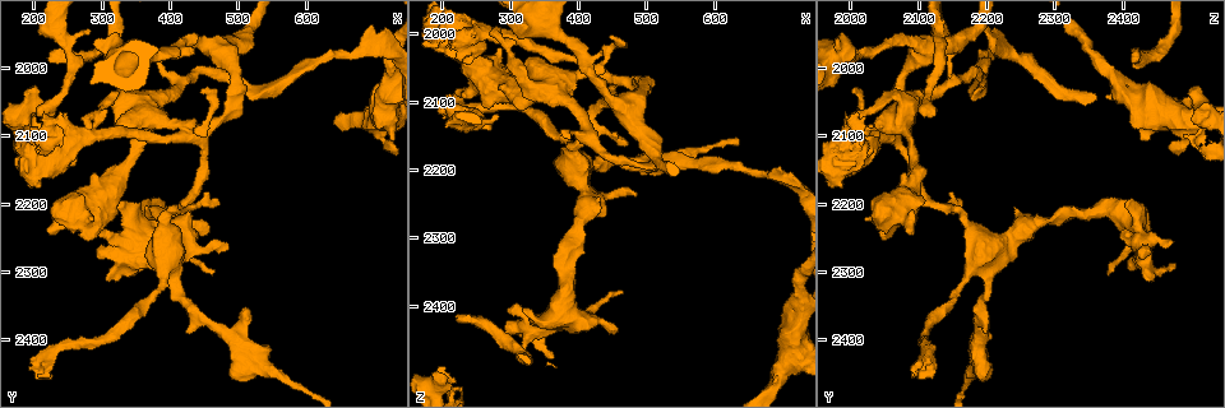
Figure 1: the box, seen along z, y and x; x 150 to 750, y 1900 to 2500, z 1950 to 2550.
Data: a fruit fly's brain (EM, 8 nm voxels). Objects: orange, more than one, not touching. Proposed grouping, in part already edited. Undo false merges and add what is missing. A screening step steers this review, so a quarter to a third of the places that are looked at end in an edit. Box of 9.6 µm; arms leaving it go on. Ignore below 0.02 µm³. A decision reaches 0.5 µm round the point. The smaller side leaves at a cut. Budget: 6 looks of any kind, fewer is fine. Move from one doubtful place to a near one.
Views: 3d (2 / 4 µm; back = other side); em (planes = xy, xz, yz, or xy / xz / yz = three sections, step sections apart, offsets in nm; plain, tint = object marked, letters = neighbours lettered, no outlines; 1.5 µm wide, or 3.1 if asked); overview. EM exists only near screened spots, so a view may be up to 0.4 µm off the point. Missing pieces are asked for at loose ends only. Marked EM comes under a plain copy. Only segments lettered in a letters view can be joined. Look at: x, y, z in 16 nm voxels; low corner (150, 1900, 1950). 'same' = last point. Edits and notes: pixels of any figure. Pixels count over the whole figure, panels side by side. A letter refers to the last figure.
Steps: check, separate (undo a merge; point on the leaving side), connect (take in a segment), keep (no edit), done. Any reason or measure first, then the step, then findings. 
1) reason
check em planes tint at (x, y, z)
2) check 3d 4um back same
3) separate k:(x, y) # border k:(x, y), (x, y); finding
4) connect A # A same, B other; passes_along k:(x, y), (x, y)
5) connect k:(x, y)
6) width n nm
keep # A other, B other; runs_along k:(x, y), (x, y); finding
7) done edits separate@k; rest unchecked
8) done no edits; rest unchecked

tapers out
check em planes letters at (225, 2135, 2520)

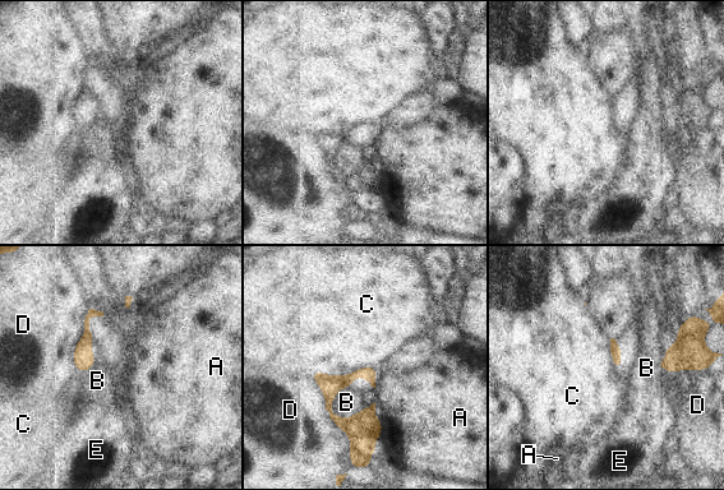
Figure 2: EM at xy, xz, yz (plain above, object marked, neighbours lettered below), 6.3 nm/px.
keep # A other, B other, C other, D other, E other; border 2:(377, 368), (312, 375); none of them fits

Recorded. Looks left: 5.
free end
check 3d 4um at (280, 1950, 2120)

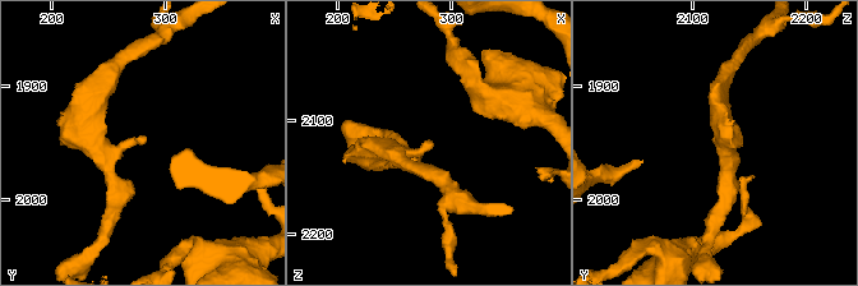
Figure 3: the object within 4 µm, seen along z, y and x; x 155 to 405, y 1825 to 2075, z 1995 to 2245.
now the EM
check em planes letters at (284, 1948, 2122)

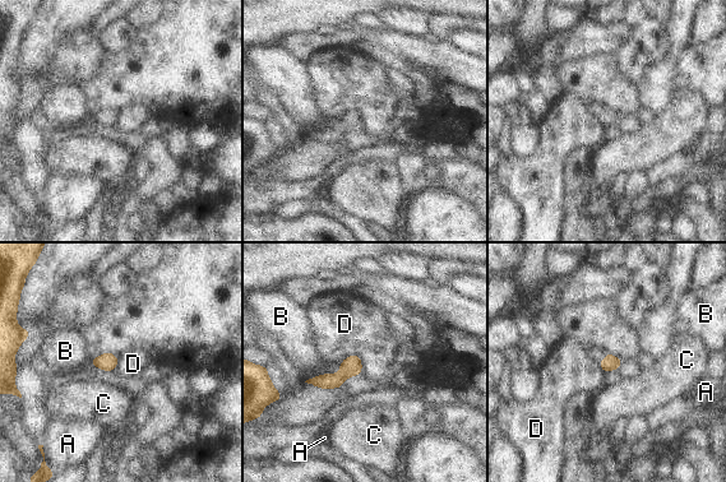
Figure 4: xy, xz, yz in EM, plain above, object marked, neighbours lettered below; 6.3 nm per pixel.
width 100 nm
keep # A other, B other, C other, D other; border 4:(338, 362), (357, 355), (362, 371); none of them fits

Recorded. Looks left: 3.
an open end
check em planes letters at (695, 1940, 2195)

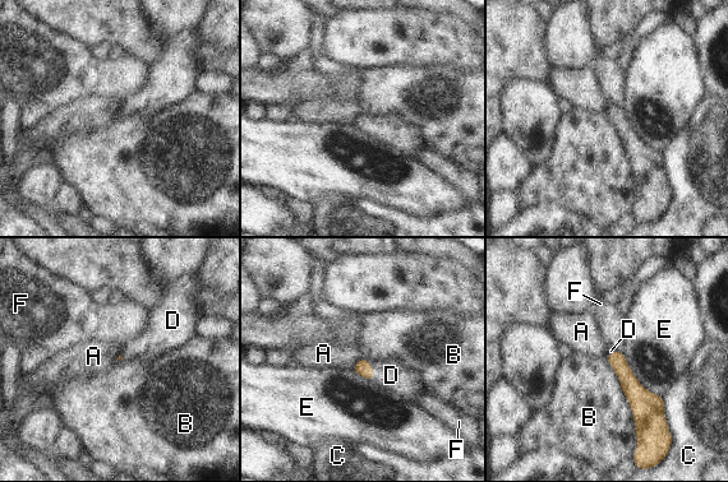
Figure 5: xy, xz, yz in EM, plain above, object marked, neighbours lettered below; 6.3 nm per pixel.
connect D # A other, B other, C other, D same, E other, F other; passes_along 5:(363, 367), (372, 371), (391, 375); the neuron continues

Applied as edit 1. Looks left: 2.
done edits connect@5; rest unchecked

